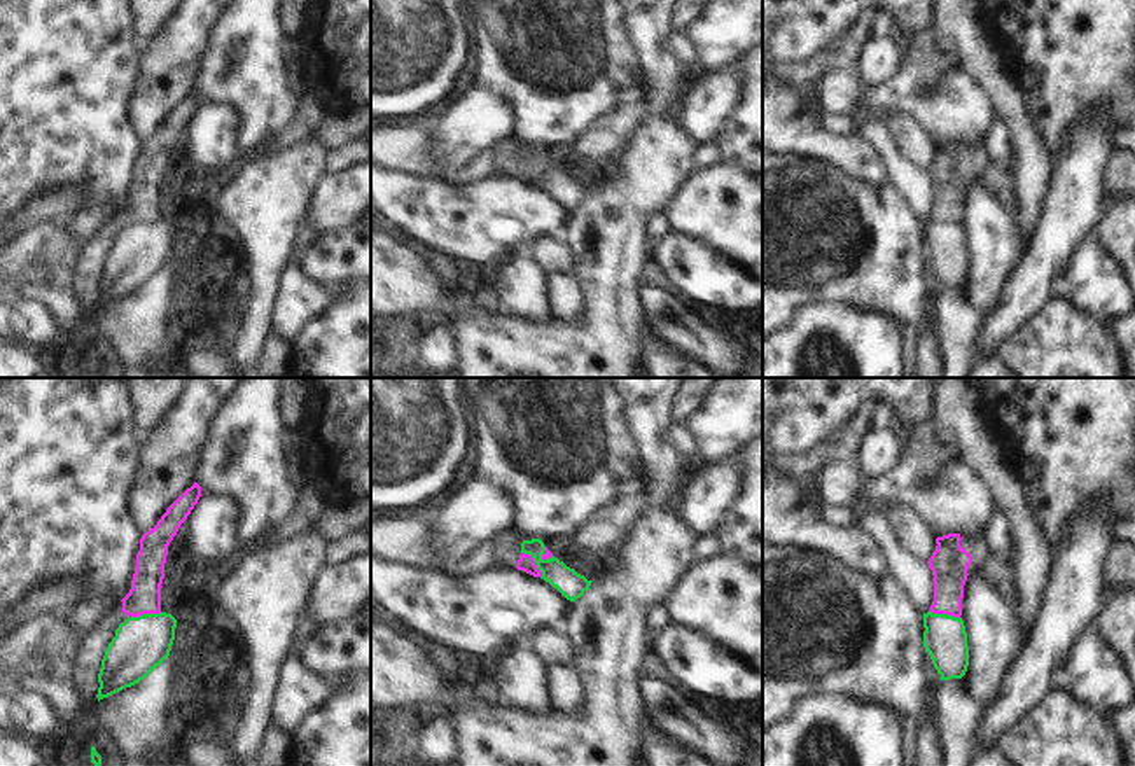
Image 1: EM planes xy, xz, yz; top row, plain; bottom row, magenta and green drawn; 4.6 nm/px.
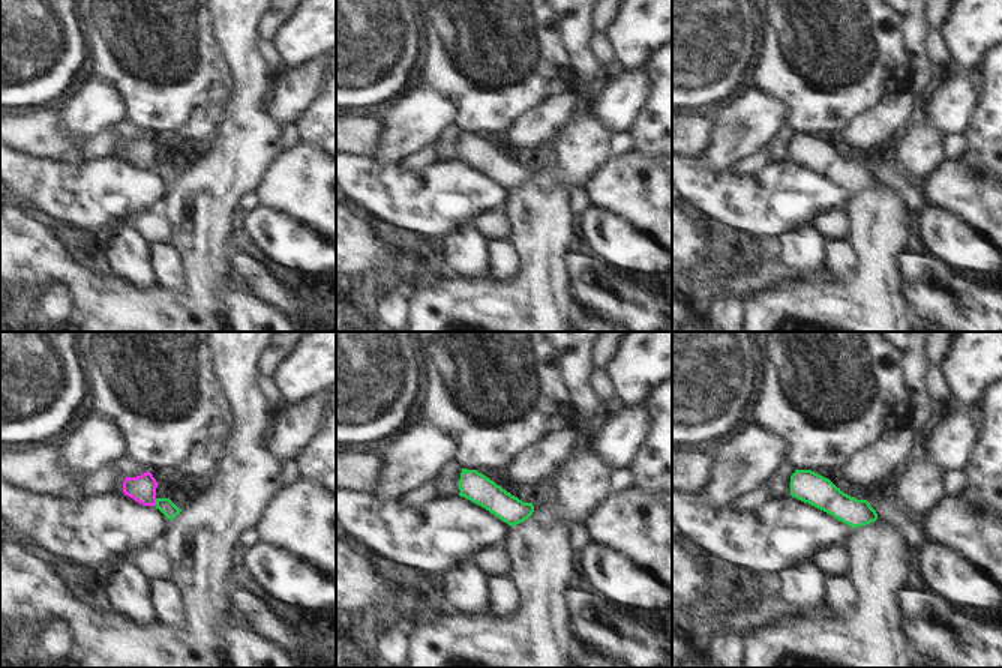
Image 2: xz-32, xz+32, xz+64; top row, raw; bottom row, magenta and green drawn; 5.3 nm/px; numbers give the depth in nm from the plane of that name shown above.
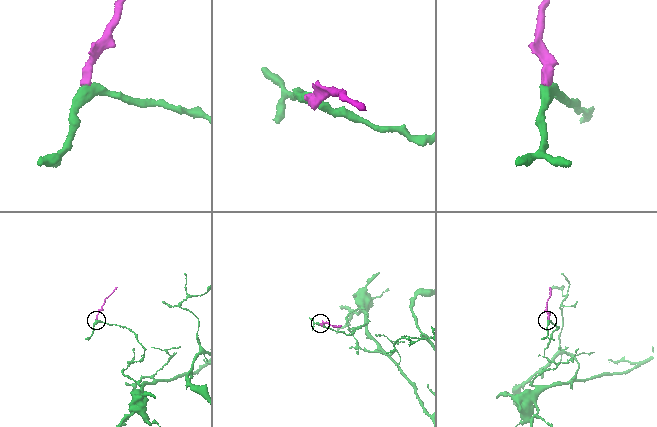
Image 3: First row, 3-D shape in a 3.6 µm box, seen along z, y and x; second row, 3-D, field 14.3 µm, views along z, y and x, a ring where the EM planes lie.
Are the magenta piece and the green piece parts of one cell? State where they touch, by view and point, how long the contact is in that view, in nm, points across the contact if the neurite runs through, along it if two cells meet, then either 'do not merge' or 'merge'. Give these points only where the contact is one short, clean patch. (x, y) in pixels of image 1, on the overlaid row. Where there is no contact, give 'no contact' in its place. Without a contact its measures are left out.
meets magenta in xz at (534, 564); contact 160 nm long; border along xz (522, 551), (532, 558), (543, 577); do not merge

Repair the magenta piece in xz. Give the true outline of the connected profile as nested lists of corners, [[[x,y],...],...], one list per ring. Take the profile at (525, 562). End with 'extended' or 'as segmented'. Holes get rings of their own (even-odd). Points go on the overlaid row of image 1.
[[[504,530],[493,537],[495,542],[495,567],[505,567],[509,570],[523,570],[533,577],[542,579],[542,572],[537,568],[533,558],[521,551],[521,542],[514,539],[511,530]]]; extended

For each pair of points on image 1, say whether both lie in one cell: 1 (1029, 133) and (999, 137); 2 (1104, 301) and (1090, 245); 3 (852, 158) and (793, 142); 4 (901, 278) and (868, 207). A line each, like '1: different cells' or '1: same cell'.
1: different cells
2: same cell
3: same cell
4: same cell

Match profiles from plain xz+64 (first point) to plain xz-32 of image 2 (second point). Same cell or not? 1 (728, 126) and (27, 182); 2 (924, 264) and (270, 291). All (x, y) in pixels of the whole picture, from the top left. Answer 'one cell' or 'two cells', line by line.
1: two cells
2: one cell

